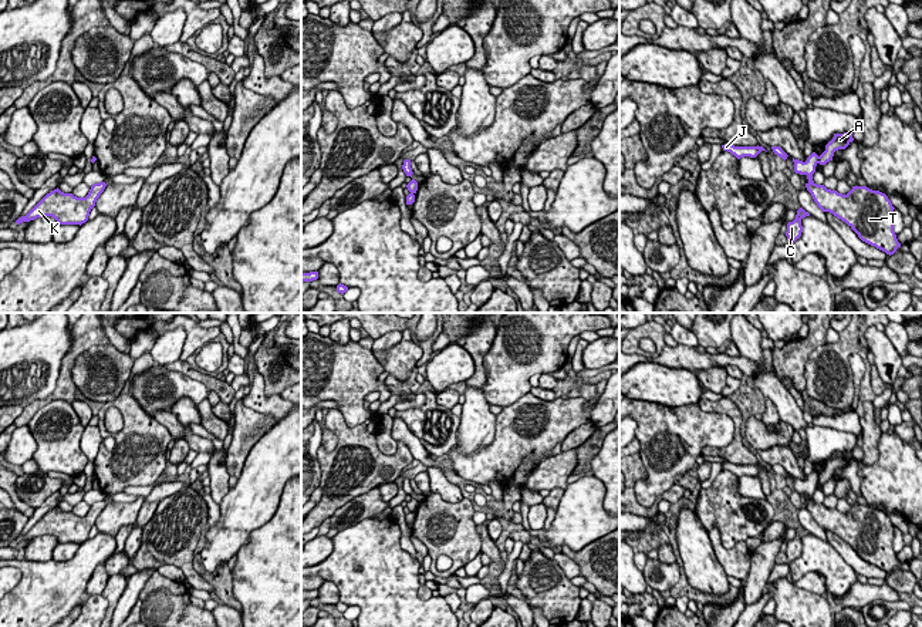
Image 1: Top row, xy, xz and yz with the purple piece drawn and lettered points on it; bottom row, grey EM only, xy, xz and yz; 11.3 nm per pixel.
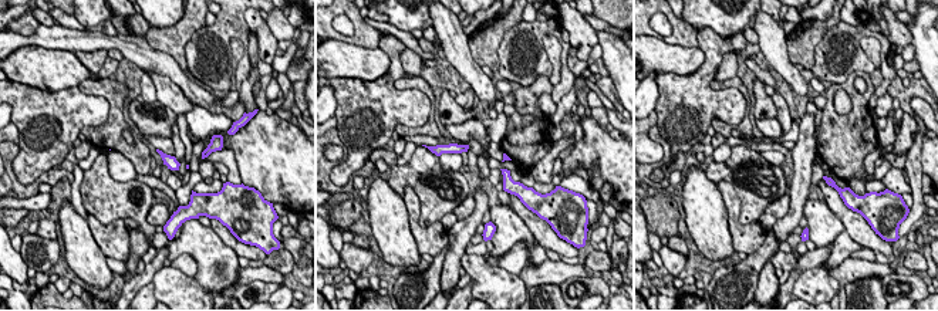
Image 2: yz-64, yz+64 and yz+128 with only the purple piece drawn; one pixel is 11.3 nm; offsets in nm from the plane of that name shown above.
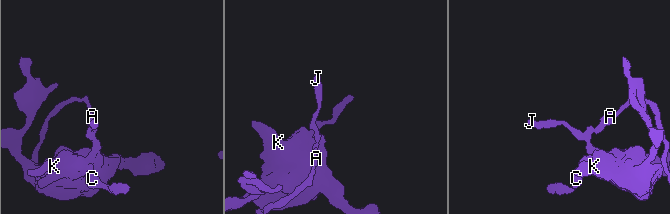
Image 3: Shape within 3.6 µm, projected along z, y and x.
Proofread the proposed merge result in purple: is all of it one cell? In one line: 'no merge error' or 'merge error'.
merge error

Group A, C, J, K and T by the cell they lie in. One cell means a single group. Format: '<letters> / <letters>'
A / C J K T

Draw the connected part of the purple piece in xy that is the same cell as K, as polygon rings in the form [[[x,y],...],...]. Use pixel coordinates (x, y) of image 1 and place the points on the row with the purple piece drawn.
[[[105,182],[94,183],[85,198],[64,193],[58,188],[47,193],[17,225],[37,218],[51,216],[58,225],[82,225],[88,220],[91,209],[105,189]]]

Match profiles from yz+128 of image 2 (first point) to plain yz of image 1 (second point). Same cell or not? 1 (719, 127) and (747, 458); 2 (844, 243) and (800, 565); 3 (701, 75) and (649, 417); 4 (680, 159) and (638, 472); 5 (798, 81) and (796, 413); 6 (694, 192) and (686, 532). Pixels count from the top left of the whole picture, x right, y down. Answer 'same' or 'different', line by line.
1: same
2: different
3: same
4: same
5: same
6: same

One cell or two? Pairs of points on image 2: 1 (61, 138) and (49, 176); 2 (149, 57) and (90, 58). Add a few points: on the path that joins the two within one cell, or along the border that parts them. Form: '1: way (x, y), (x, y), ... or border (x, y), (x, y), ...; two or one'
1: border (58, 166), (47, 169), (29, 183), (22, 183); two
2: border (107, 48), (77, 50), (74, 53); two

